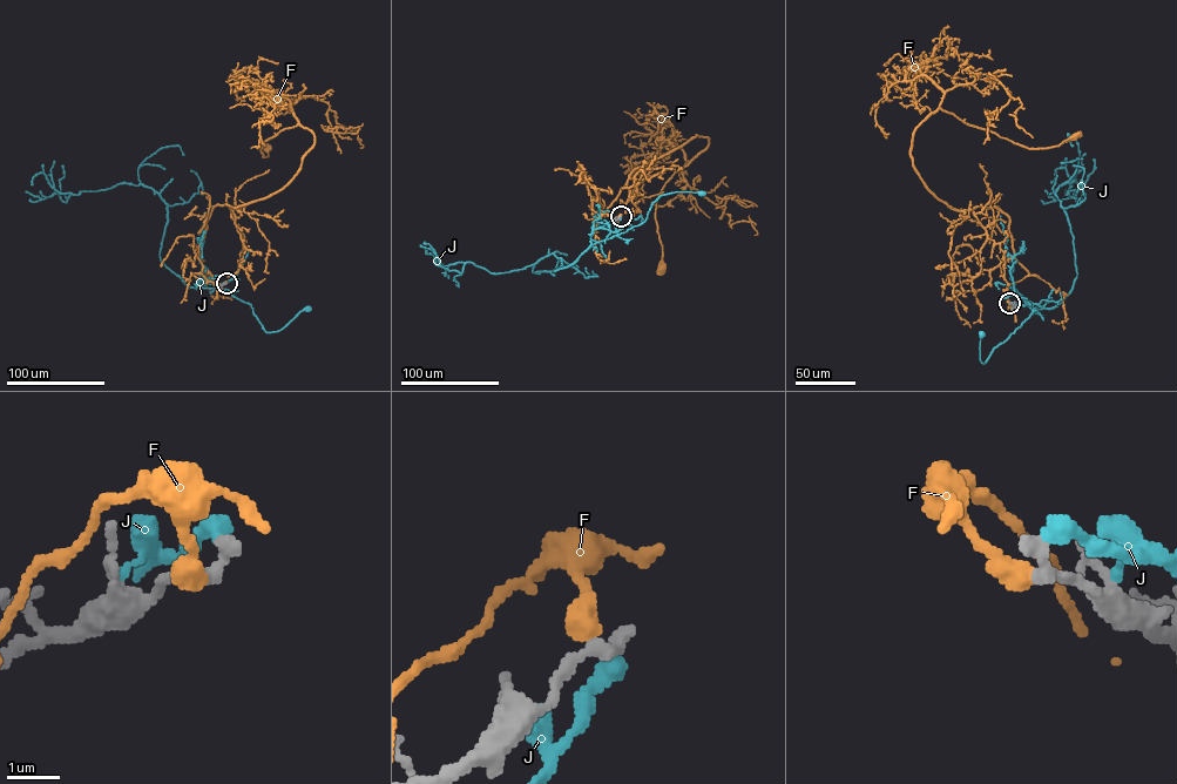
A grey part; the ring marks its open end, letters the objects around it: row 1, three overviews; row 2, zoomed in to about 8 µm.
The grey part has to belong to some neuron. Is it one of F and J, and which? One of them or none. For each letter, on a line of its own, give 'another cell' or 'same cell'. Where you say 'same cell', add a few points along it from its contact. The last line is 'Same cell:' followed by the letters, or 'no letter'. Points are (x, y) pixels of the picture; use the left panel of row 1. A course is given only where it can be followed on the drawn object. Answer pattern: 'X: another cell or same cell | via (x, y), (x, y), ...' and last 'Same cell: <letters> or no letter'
F: another cell
J: another cell
Same cell: no letter

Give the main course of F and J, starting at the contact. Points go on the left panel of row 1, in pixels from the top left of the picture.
F: (227, 283), (200, 259), (212, 208), (282, 189), (313, 134), (298, 123), (264, 142), (263, 157), (266, 147)
J: (227, 283), (203, 278), (196, 285), (221, 288), (250, 304), (266, 332), (282, 329), (308, 309)

